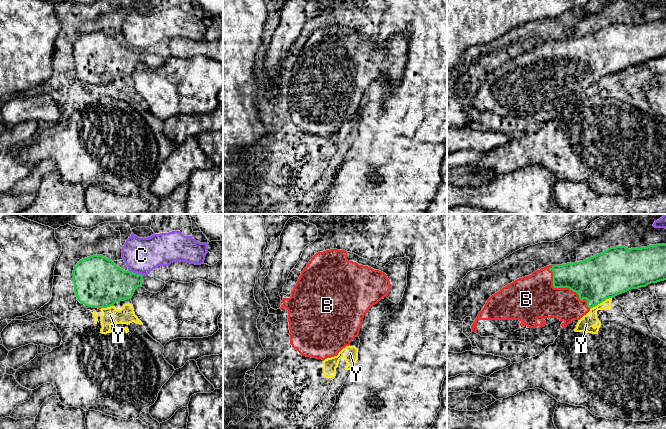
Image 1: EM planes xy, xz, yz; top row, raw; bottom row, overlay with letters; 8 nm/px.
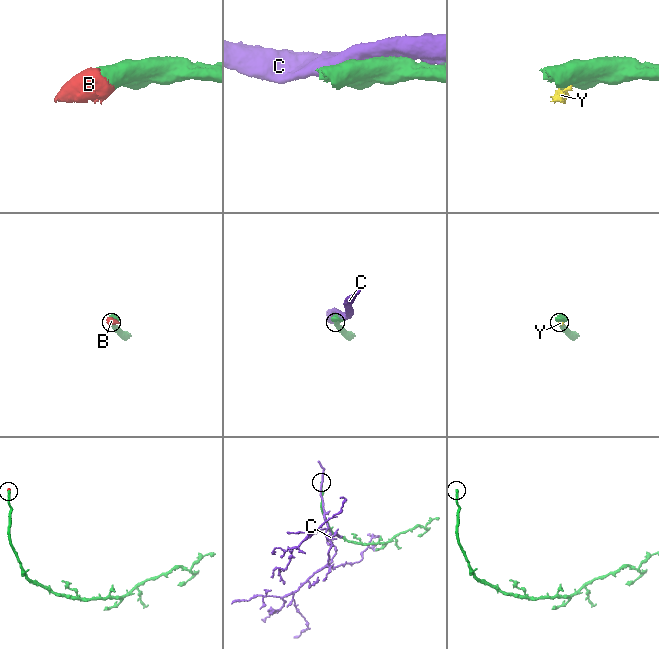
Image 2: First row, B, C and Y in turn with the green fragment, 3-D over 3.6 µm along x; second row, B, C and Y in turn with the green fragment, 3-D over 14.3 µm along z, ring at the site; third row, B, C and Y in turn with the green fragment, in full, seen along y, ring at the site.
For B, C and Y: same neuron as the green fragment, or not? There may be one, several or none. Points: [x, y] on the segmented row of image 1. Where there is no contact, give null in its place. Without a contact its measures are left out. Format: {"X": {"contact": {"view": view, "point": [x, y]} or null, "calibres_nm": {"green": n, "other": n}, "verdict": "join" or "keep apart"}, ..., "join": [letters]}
{"B": {"contact": {"view": "yz", "point": [566, 287]}, "calibres_nm": {"green": 360, "other": 320}, "verdict": "join"}, "C": {"contact": {"view": "xy", "point": [136, 273]}, "calibres_nm": {"green": 320, "other": 280}, "verdict": "keep apart"}, "Y": {"contact": {"view": "yz", "point": [600, 302]}, "calibres_nm": {"green": 360, "other": 130}, "verdict": "keep apart"}, "join": ["B"]}

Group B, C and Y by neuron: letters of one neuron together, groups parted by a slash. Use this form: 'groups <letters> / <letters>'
groups B / C / Y

